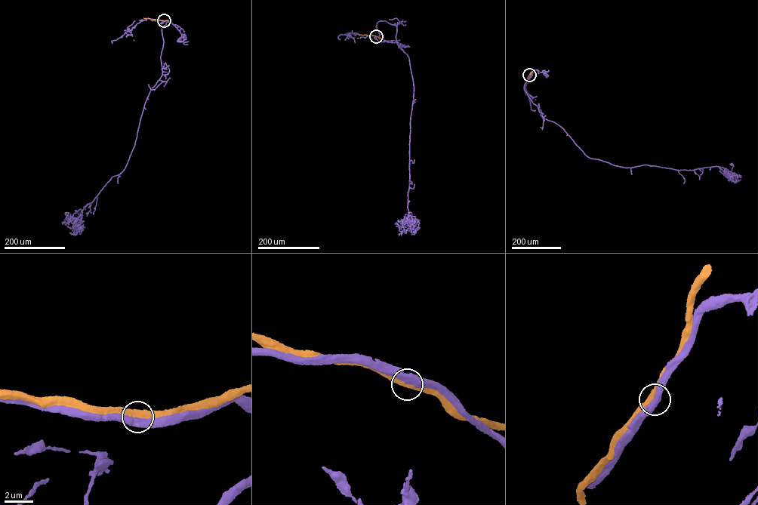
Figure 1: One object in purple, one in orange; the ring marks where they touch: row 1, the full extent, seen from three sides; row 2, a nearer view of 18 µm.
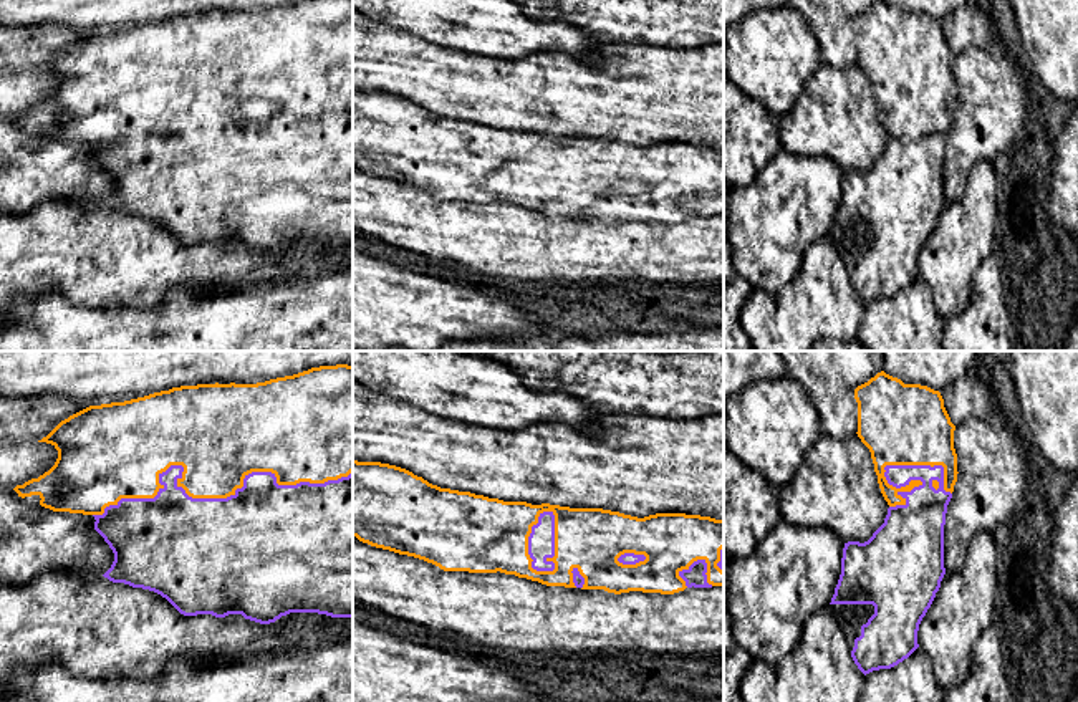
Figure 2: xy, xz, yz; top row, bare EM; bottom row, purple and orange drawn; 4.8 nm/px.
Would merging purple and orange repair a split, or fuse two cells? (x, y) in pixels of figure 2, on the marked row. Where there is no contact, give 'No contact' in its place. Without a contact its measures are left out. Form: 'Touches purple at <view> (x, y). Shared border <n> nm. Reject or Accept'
Touches purple at xy (207, 499). Shared border 1250 nm. Reject

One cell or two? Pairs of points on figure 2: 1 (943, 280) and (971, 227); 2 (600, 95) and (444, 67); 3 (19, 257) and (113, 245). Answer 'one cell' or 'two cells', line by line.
1: one cell
2: one cell
3: one cell

